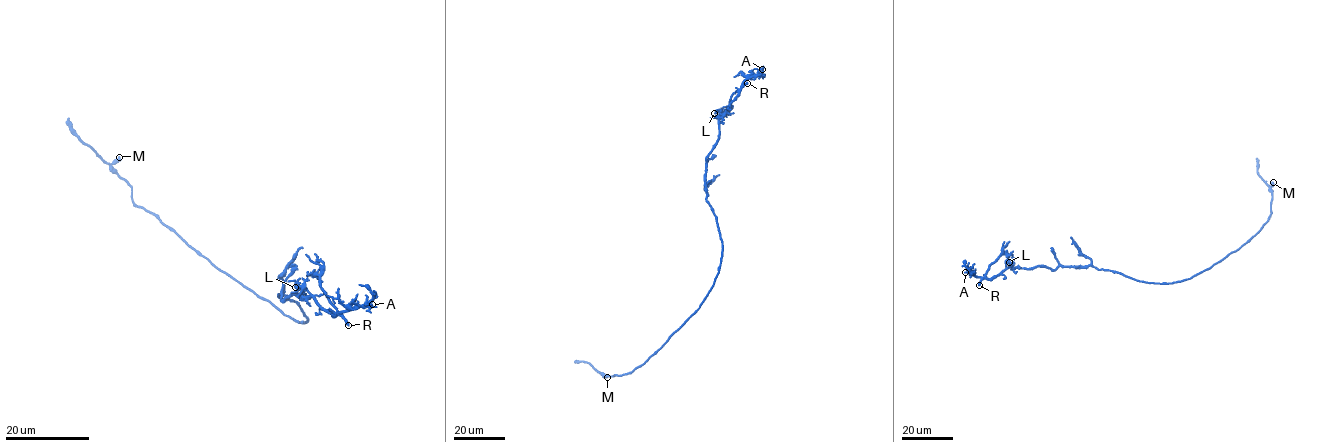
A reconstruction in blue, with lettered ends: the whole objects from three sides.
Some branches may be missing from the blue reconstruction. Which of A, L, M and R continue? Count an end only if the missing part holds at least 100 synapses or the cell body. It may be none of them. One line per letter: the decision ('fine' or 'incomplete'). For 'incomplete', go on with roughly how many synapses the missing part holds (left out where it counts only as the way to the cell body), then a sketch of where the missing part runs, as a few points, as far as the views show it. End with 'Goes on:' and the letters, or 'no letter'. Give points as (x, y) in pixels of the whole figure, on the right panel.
A: fine
L: fine
M: fine
R: incomplete; course (979, 285), (961, 289), (970, 279), (967, 279)
Goes on: R

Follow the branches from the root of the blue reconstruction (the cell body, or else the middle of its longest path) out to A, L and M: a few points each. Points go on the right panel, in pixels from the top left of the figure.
A: (1159, 283), (1138, 281), (1091, 266), (1059, 266), (1053, 270), (1044, 266), (1007, 267), (990, 279), (965, 272)
L: (1159, 283), (1138, 281), (1091, 266), (1059, 266), (1052, 270), (1044, 266), (1011, 267), (1009, 262)
M: (1159, 283), (1190, 278), (1210, 268), (1252, 238), (1271, 213), (1273, 182)

